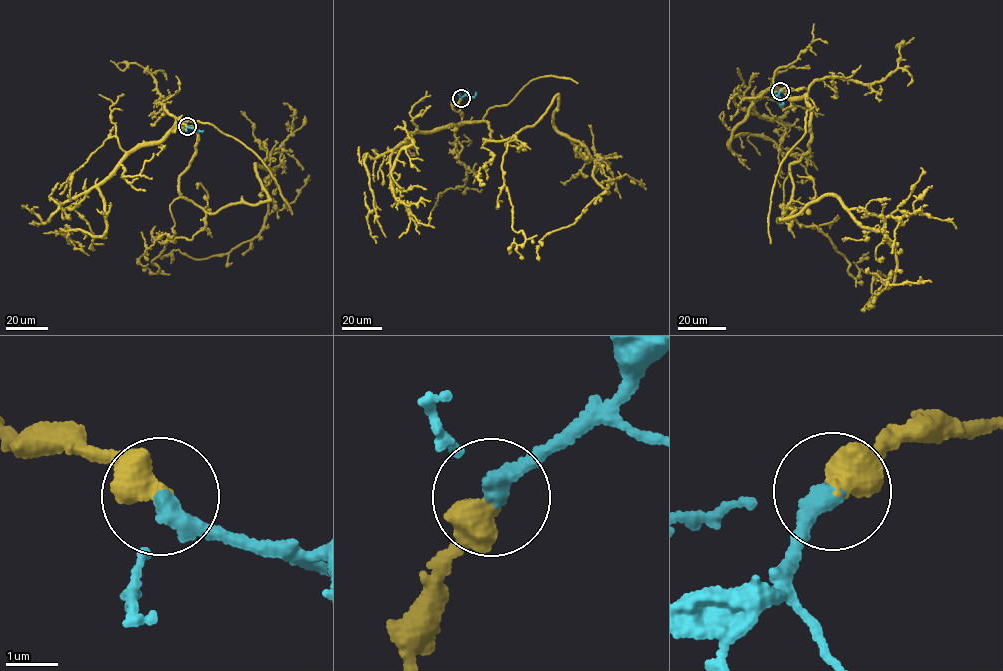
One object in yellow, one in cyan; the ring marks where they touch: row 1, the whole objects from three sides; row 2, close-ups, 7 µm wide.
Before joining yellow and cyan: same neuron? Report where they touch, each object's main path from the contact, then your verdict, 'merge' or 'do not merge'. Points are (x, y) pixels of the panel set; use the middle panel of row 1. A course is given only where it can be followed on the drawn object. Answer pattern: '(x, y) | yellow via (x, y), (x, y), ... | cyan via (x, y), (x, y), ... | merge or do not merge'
(461, 98) | yellow via (461, 98), (485, 143), (557, 96), (554, 127), (610, 193), (540, 240), (538, 260) | cyan via (461, 98), (474, 97), (476, 92) | merge

